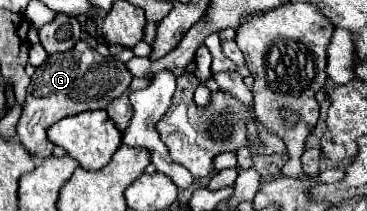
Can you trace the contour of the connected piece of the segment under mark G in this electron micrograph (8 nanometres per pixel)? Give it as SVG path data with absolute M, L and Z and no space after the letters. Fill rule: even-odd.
M79 40L75 48L63 54L49 56L31 76L31 84L27 88L27 100L23 114L17 122L17 136L31 154L47 158L53 152L53 144L47 140L47 128L65 116L73 116L85 110L107 108L113 100L117 100L131 84L133 76L129 68L109 56L101 56L87 42Z

